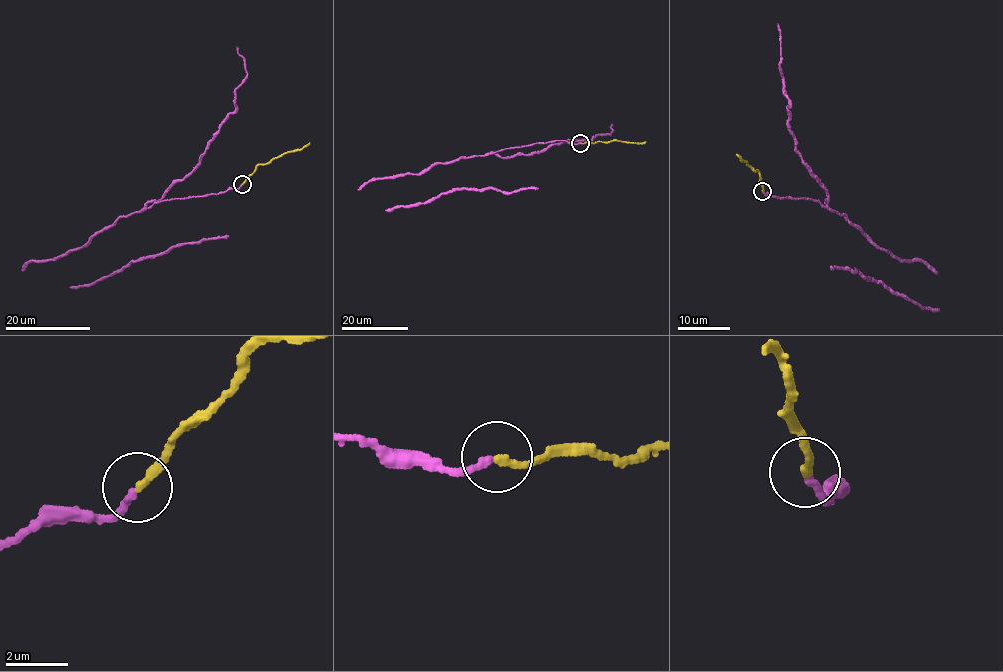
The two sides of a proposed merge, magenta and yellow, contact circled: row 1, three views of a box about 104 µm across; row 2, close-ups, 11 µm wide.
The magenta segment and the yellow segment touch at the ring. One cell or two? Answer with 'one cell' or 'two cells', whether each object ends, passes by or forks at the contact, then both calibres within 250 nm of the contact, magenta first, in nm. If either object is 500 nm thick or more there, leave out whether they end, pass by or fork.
one cell; magenta ends there; yellow ends there; 260 nm thick on the magenta side, 280 nm on the other

